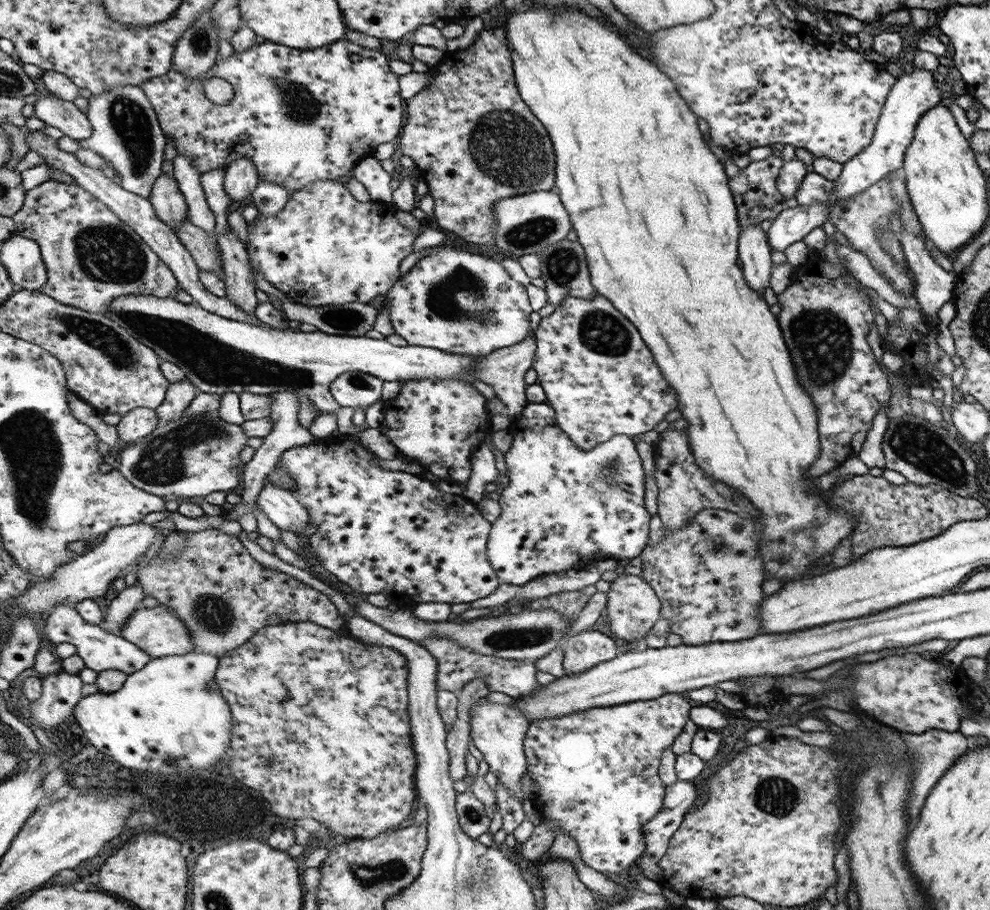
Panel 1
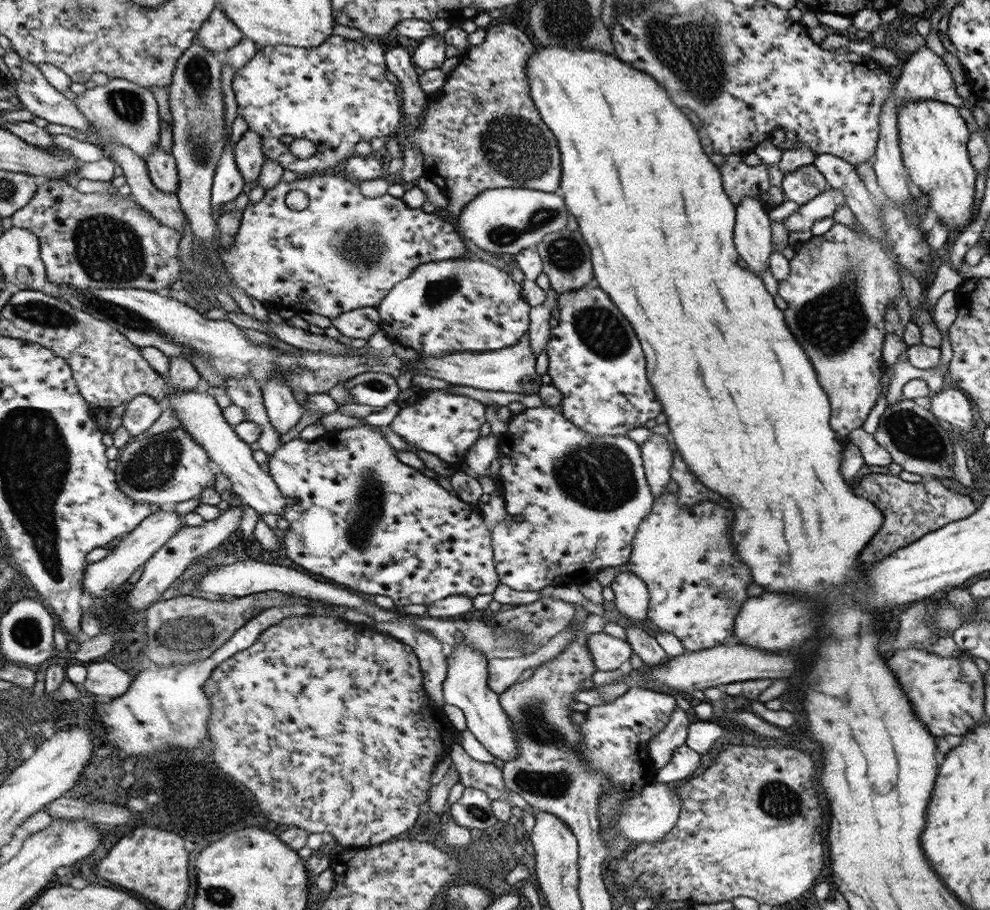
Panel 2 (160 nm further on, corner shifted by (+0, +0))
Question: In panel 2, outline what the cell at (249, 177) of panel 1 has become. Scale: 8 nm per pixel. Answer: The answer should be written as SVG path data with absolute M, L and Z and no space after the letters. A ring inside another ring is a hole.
M250 130L246 131L233 147L233 151L245 183L256 180L266 159L260 134Z

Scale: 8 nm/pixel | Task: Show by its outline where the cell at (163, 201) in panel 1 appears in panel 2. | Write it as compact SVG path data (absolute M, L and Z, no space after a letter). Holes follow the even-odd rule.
M156 145L145 158L145 164L154 186L162 192L176 195L180 180L178 162L175 160L175 156L166 152L160 145Z

